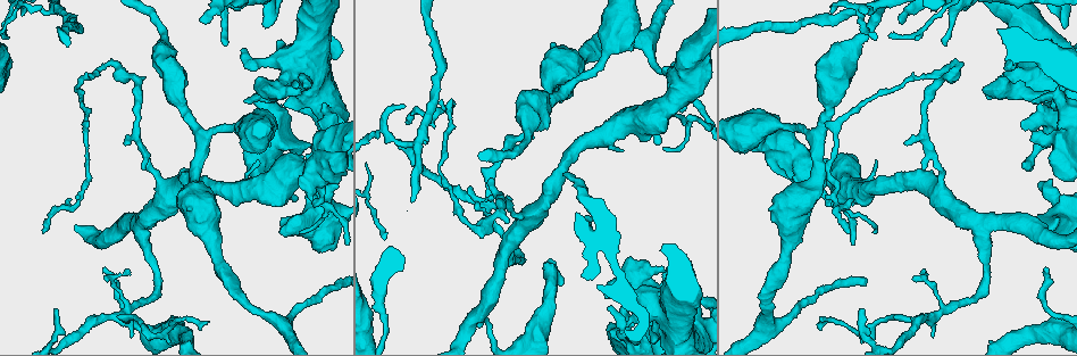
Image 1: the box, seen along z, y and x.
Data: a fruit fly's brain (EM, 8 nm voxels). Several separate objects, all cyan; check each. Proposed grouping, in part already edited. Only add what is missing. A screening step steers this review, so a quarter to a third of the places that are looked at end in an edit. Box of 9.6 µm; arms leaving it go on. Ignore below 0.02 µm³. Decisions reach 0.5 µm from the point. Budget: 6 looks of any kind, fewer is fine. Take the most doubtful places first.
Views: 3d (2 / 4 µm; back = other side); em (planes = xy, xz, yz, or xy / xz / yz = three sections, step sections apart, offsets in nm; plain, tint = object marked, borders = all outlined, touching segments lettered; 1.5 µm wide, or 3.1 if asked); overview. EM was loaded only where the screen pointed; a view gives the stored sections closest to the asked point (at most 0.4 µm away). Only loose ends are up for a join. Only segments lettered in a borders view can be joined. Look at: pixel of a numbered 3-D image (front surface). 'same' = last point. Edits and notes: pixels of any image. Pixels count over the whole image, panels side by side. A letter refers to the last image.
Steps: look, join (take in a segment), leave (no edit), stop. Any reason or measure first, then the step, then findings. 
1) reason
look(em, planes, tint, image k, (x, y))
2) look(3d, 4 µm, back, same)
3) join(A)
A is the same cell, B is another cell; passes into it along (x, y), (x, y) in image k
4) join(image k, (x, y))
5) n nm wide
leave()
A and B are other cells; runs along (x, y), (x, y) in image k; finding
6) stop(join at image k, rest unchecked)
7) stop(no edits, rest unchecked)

look(3d, 2 µm, image 1, (106, 268))

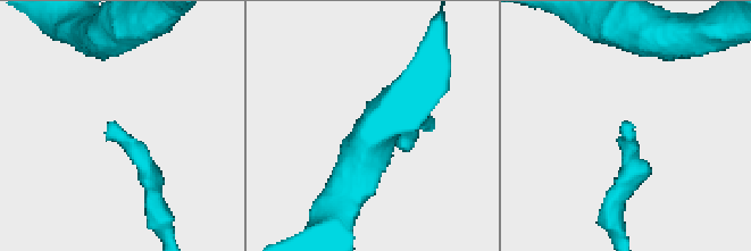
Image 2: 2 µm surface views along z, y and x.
look(em, planes, borders, image 2, (630, 122))

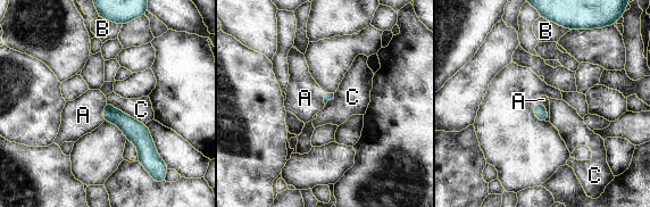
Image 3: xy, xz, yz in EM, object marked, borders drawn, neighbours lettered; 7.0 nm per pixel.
join(A)
A is the same cell, B and C are other cells; passes into it along (539, 109), (544, 108), (543, 99) in image 3; the cell continues

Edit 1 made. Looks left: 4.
see it whole again
look(overview)

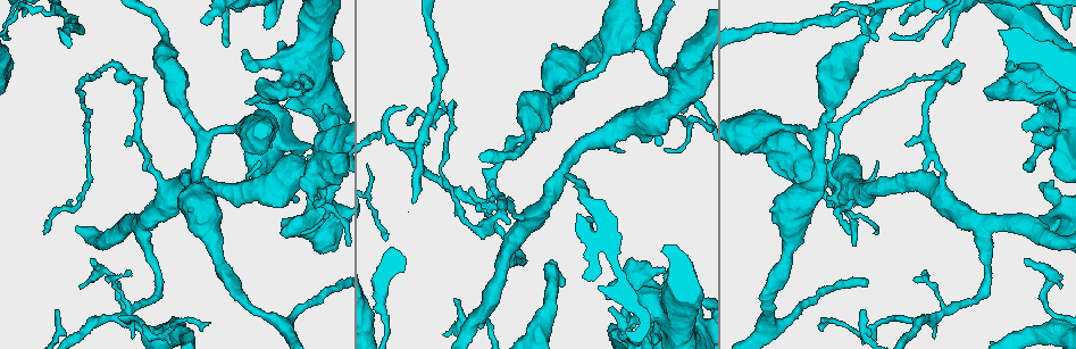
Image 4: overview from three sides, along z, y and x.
look(em, planes, borders, image 4, (647, 263))

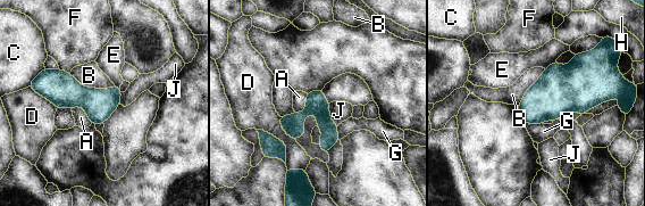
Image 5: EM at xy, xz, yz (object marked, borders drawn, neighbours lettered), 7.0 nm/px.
leave()
A, B, C, D, E, F, G, H and J are other cells; runs along (319, 92), (326, 148) in image 5; no lettered segment goes on from it

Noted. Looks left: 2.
stop(join at image 3, rest unchecked)

